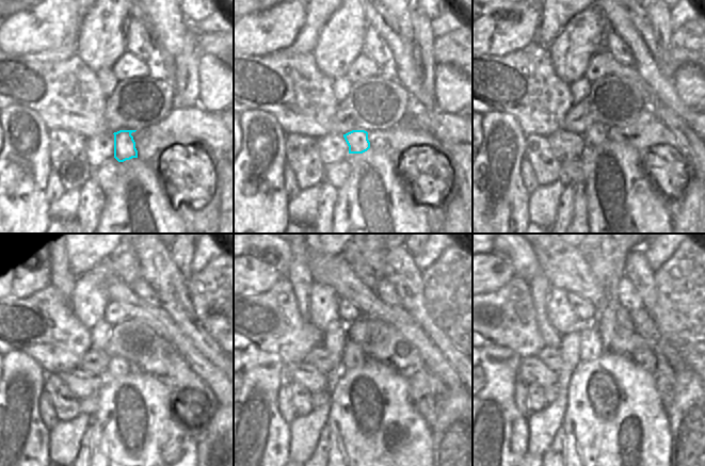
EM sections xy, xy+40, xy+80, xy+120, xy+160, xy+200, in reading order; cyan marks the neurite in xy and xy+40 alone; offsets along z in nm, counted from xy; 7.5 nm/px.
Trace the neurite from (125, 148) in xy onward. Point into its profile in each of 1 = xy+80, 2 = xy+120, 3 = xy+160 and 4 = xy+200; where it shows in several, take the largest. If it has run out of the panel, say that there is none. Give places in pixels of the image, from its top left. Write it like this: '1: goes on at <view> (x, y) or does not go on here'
1: goes on at xy+80 (596, 134)
2: goes on at xy+120 (117, 367)
3: goes on at xy+160 (353, 356)
4: goes on at xy+200 (590, 342)

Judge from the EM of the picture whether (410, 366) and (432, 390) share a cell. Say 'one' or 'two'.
one

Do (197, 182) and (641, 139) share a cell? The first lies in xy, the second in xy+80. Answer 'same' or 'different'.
same

